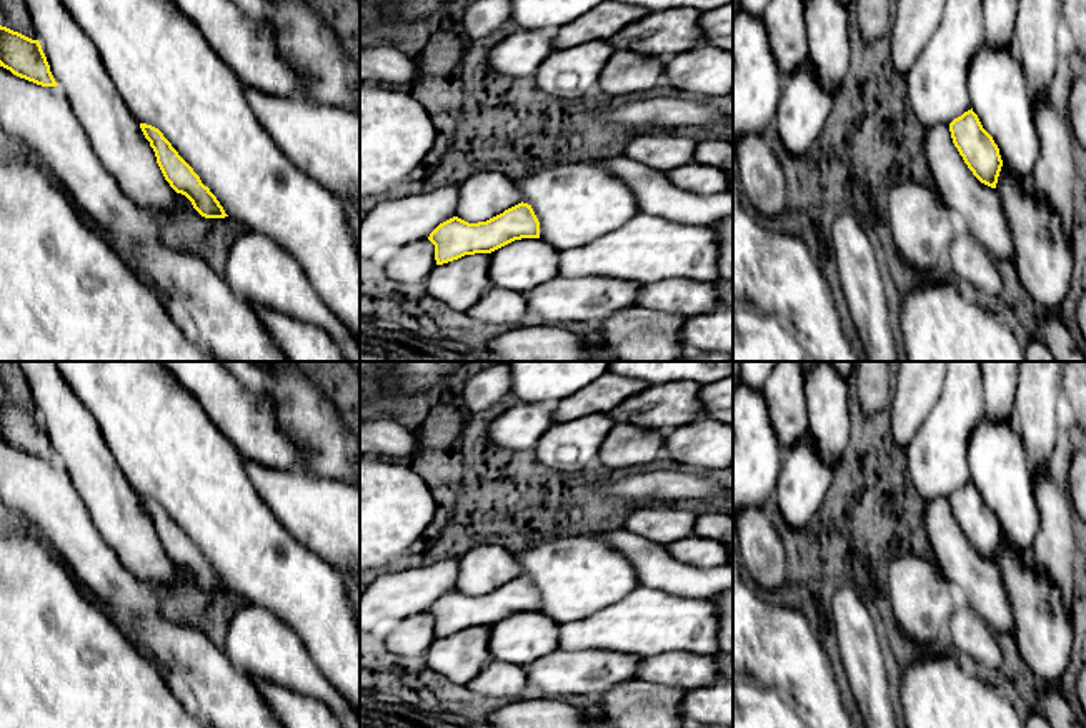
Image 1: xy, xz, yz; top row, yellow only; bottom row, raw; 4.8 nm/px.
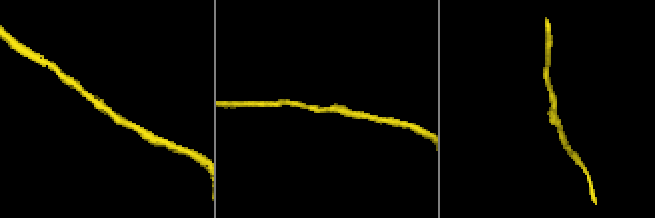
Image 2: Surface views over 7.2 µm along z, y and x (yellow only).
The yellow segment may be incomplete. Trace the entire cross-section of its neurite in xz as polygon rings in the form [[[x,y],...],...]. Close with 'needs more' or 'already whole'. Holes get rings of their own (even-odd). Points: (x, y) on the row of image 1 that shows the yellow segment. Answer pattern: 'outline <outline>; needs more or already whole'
outline [[[523,202],[486,222],[468,223],[453,217],[428,237],[435,245],[436,265],[465,255],[491,253],[521,238],[540,238],[540,222],[531,205]]]; already whole

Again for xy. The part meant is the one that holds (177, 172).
outline [[[140,123],[145,138],[155,152],[157,163],[170,187],[185,195],[193,208],[205,218],[228,217],[217,197],[205,187],[193,168],[178,155],[163,133],[147,123]]]; already whole

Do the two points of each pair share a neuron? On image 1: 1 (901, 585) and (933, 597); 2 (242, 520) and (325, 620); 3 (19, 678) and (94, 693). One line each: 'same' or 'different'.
1: same
2: same
3: same

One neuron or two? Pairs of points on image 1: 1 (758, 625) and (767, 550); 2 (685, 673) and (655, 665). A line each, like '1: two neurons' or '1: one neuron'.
1: two neurons
2: one neuron

